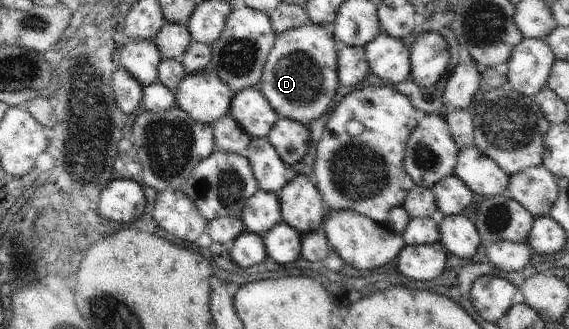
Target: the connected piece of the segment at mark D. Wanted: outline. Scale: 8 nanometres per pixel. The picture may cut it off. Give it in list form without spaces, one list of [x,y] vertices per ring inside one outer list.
[[[309,21],[299,28],[287,30],[277,35],[255,87],[265,94],[281,119],[291,118],[308,127],[333,106],[333,97],[339,87],[337,58],[340,47],[341,42],[327,25]]]

